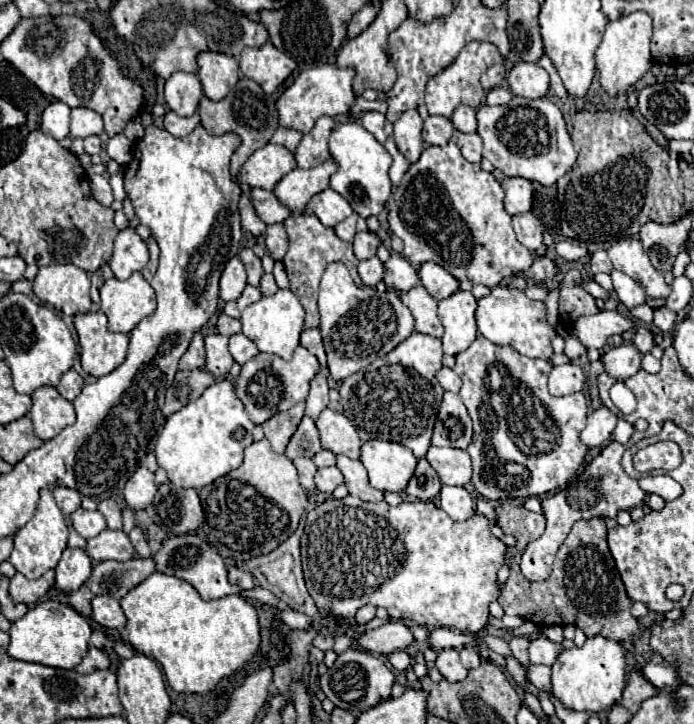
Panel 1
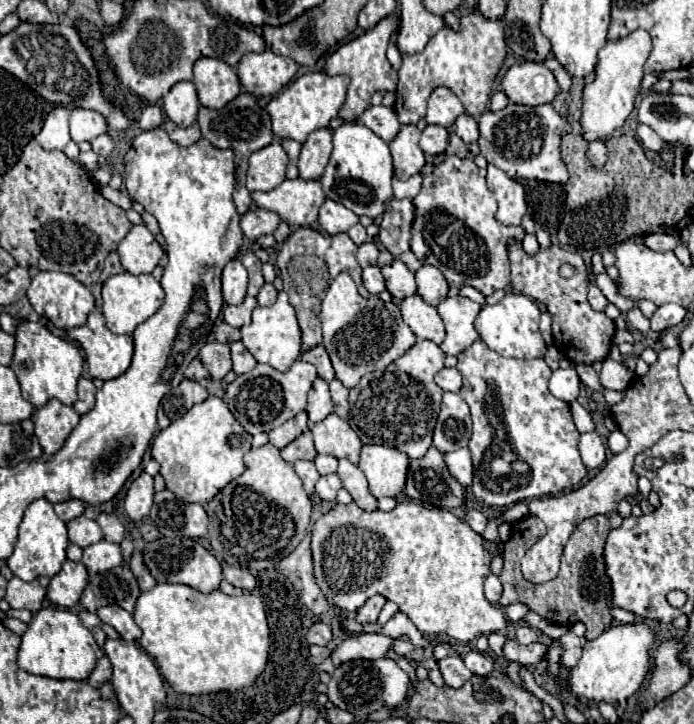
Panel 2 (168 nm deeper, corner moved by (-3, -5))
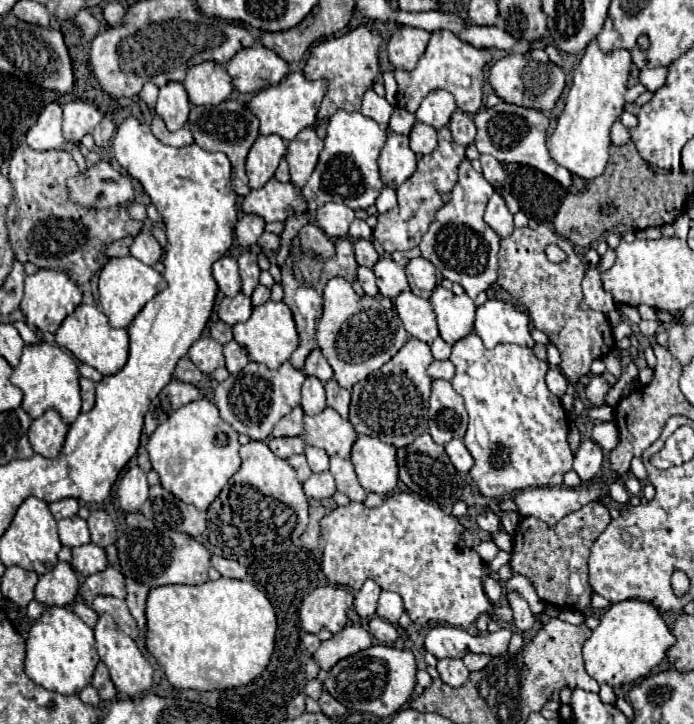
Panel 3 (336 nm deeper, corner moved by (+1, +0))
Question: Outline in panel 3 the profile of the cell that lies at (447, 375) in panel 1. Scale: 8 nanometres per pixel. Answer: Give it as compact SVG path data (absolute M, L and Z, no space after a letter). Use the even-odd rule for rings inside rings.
M434 361L434 363L428 367L428 375L430 375L432 379L452 381L452 377L454 377L454 365L452 365L452 361Z

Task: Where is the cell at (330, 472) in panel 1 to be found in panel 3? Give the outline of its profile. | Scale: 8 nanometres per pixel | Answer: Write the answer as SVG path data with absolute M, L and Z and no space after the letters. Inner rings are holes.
M330 471L314 473L304 483L304 493L306 497L312 497L312 499L328 499L334 495L334 491L336 491L336 485L334 485L334 477Z

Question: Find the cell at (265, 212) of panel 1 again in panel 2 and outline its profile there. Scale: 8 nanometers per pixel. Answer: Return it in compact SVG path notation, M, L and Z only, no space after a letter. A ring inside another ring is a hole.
M250 210L242 216L240 220L240 228L244 232L244 236L252 242L256 242L260 236L266 236L266 234L272 234L280 224L280 218L278 214L272 214L268 210Z

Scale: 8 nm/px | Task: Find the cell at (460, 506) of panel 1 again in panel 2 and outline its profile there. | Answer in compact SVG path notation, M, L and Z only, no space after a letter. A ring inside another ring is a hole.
M466 510L464 520L466 520L468 526L470 526L474 532L478 532L478 534L482 534L482 532L486 530L486 524L488 524L488 518L486 518L480 510Z

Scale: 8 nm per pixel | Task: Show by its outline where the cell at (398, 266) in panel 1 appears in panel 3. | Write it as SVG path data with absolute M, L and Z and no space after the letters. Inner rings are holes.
M382 257L374 265L374 273L378 277L380 295L384 295L384 297L394 299L398 293L402 293L402 291L408 289L404 267L398 265L396 261L392 261L392 257Z

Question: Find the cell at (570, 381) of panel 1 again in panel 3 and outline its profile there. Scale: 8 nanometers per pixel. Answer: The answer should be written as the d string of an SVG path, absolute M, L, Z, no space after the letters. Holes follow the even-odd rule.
M552 367L552 369L546 373L546 385L548 385L548 389L550 389L556 397L562 397L562 395L566 393L568 379L560 373L558 367Z

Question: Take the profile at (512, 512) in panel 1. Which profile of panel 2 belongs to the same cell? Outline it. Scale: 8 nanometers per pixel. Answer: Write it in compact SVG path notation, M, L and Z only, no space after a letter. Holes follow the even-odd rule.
M602 514L582 520L574 528L574 532L570 534L564 546L562 566L560 566L558 576L544 584L532 584L524 580L520 572L520 560L526 554L526 550L544 536L544 530L546 530L544 522L536 516L526 516L520 522L512 524L510 540L504 544L504 568L500 574L504 594L500 598L500 604L508 606L512 602L524 602L530 606L530 610L538 612L540 616L560 626L570 626L576 620L580 620L588 628L586 640L594 640L612 624L612 616L608 614L612 606L612 590L604 574L604 542L610 532L610 520L608 516L602 516Z

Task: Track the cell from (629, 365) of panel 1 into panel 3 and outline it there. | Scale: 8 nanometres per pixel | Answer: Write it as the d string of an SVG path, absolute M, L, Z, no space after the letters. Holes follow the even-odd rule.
M594 375L594 377L590 379L588 387L586 387L586 397L588 397L588 401L590 401L592 405L600 407L600 405L604 405L604 397L606 397L608 389L610 389L610 383L608 383L602 375Z

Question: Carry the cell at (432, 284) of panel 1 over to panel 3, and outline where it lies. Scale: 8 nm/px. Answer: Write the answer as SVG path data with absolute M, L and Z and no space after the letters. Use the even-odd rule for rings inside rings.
M424 257L412 259L406 265L406 275L408 275L408 283L410 283L410 291L422 299L430 299L432 291L438 287L440 277L436 267L426 261Z

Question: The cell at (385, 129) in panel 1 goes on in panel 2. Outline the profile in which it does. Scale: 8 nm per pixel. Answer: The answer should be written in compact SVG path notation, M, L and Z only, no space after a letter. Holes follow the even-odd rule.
M370 106L360 122L364 126L368 126L374 134L378 134L384 142L392 142L392 138L400 132L402 124L398 122L398 116L396 116L396 110L394 108L386 108L386 106Z

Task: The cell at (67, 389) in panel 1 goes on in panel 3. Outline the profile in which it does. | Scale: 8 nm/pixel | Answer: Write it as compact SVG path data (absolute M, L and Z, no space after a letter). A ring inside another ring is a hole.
M80 377L80 393L82 393L82 411L90 411L94 407L94 383L86 377Z

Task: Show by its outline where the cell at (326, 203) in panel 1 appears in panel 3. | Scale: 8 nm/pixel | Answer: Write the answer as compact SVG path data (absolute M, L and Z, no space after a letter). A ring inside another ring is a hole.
M324 203L316 211L316 223L328 237L346 237L354 211L342 203Z

